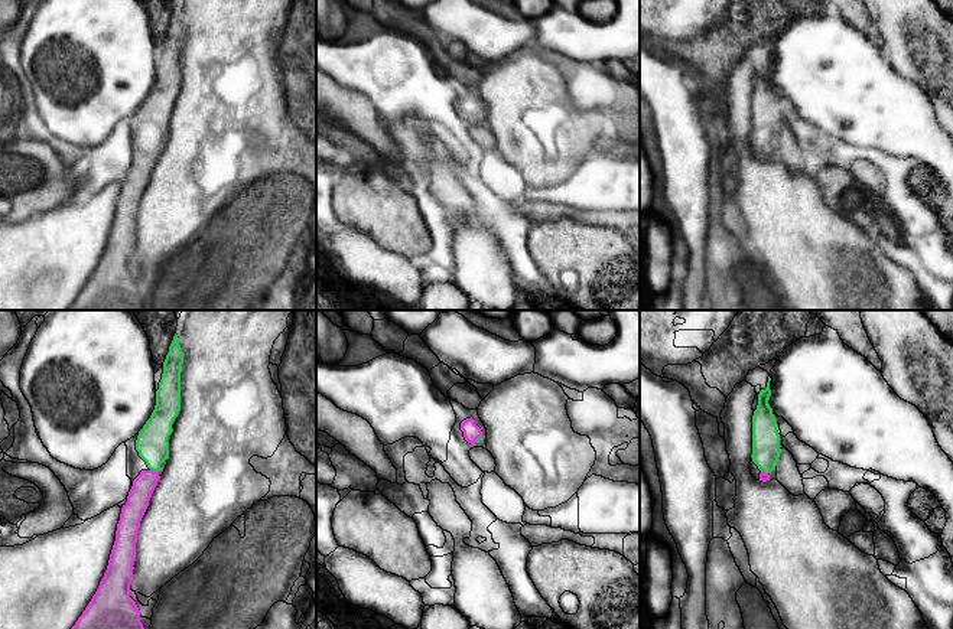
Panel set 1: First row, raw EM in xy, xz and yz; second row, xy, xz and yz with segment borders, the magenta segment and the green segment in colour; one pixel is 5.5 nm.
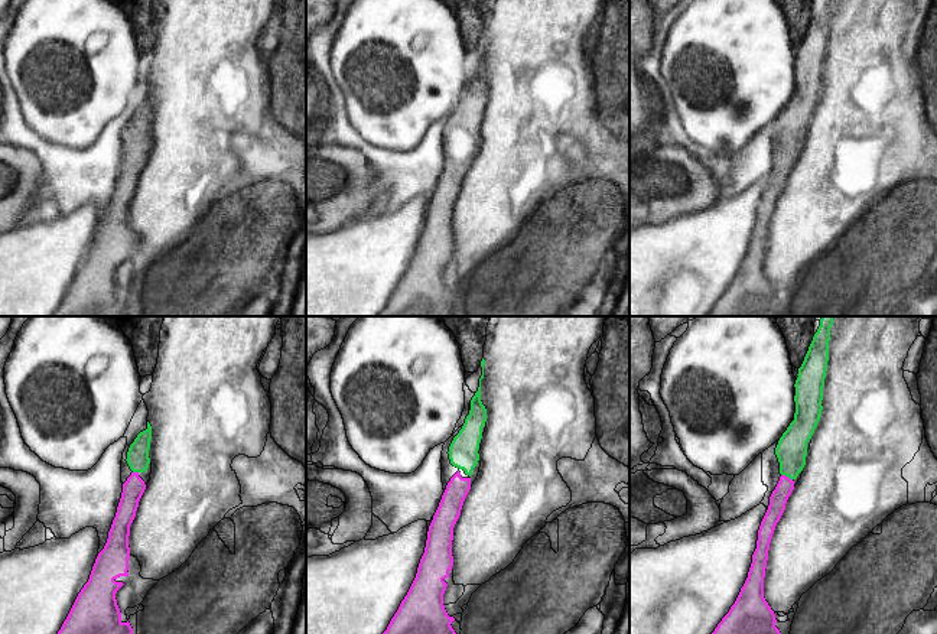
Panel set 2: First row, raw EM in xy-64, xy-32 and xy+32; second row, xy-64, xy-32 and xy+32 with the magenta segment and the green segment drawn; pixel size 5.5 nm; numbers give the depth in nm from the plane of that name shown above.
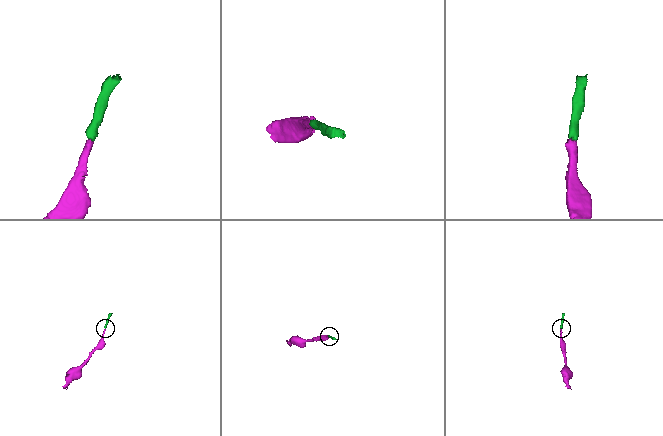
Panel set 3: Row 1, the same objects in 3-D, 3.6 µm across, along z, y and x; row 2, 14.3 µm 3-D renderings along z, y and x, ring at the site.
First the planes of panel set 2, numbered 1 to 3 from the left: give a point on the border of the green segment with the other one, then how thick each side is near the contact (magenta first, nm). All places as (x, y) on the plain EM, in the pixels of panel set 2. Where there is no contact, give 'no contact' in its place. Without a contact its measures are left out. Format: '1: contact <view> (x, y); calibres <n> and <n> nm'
1: contact xy-64 (136, 149); calibres 120 and 130 nm
2: no contact
3: contact xy+32 (787, 153); calibres 100 and 170 nm

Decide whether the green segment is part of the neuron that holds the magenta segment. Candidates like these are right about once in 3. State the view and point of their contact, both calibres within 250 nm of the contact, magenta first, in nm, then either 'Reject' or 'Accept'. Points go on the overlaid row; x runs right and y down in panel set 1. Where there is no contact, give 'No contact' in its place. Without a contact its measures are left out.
Touches magenta at xy (155, 472). Thickness 130 nm (magenta) against 180 nm. Accept

